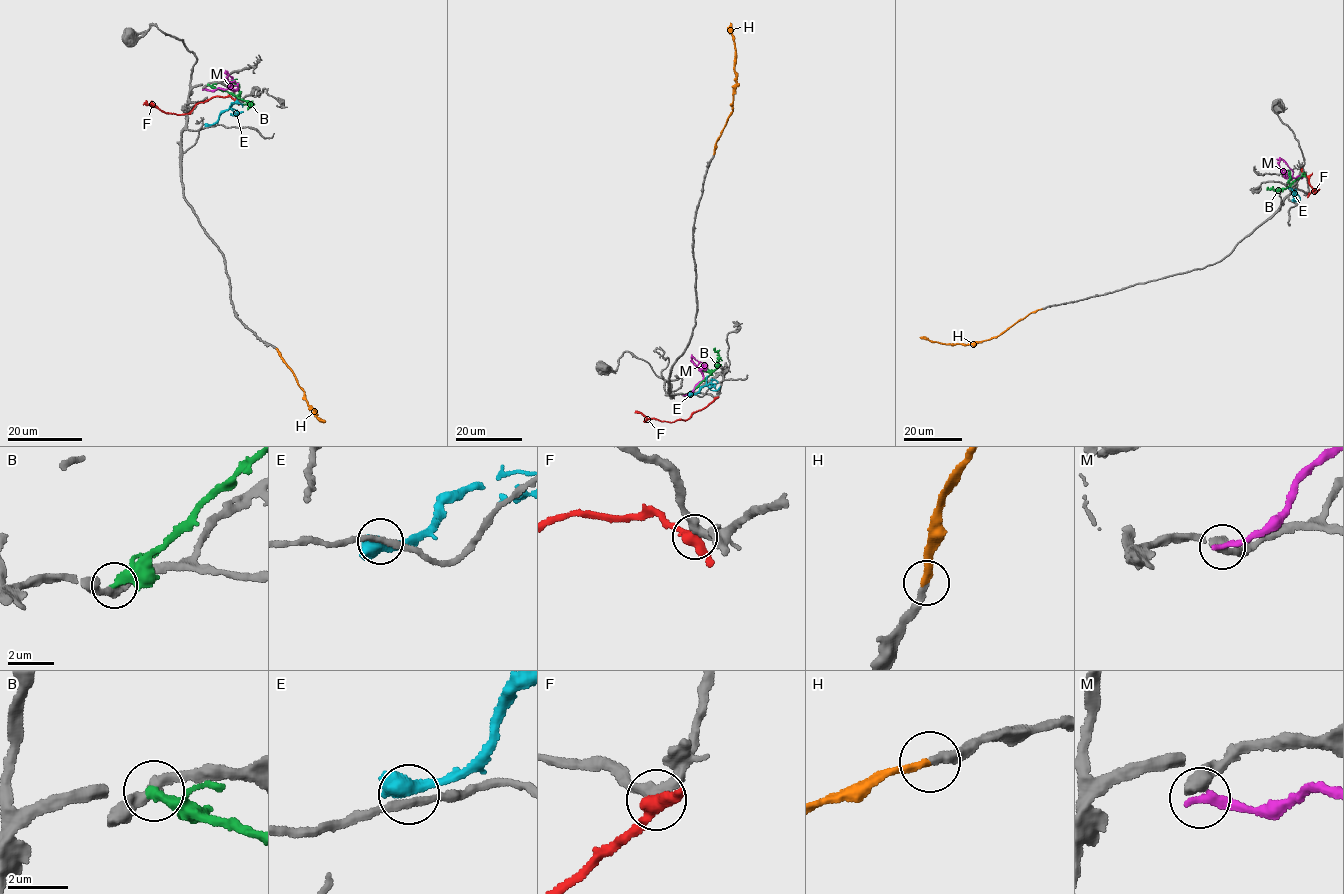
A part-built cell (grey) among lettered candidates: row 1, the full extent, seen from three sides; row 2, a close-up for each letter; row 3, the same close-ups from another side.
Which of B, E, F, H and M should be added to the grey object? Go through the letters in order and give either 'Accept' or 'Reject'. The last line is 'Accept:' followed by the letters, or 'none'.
B: Reject
E: Reject
F: Reject
H: Accept
M: Reject
Accept: H

